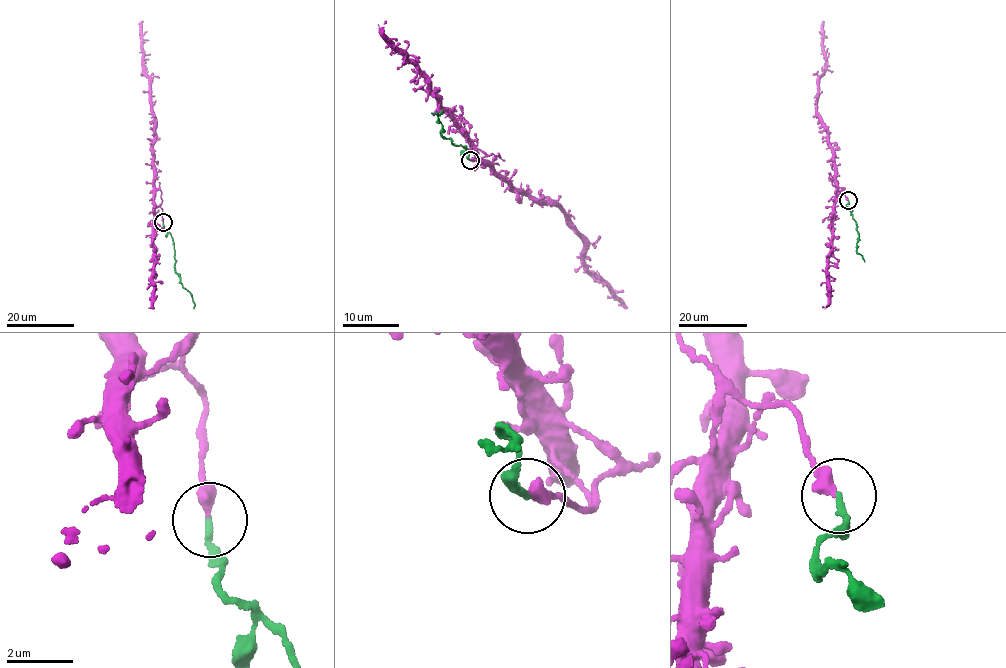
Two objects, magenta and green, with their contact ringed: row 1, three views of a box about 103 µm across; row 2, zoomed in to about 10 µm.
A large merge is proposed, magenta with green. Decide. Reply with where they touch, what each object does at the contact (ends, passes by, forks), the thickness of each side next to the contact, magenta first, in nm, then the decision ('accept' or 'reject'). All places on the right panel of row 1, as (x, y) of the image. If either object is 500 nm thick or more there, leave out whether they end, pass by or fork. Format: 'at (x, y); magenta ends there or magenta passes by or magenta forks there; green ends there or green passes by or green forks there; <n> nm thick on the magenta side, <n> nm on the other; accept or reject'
at (848, 200); magenta ends there; green ends there; 380 nm thick on the magenta side, 190 nm on the other; accept

